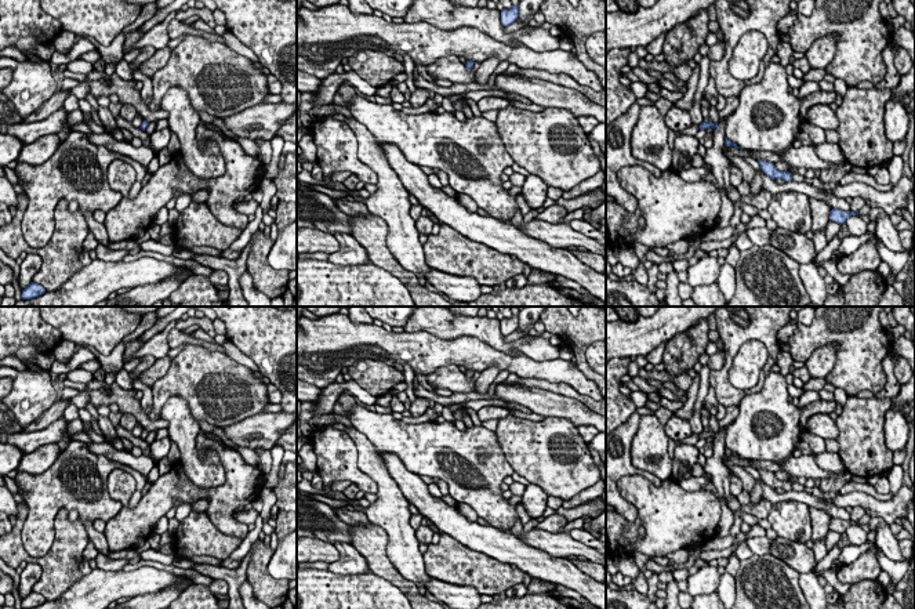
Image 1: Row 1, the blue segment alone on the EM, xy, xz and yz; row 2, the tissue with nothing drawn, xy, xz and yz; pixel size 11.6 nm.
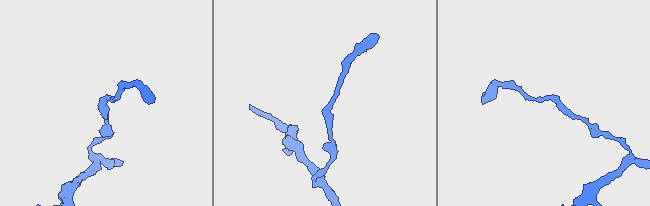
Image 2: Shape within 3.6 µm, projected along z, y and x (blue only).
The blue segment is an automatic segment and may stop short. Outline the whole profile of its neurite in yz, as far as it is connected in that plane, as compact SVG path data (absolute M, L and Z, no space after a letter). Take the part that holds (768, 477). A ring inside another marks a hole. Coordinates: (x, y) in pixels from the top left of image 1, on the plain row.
M758 468L759 474L760 474L760 478L762 481L770 486L771 489L777 489L777 487L781 487L784 489L785 492L789 492L792 490L792 483L789 481L778 481L774 475L774 472L771 471L763 471L760 468Z

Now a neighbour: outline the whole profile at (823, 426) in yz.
M814 414L805 424L805 429L825 439L836 439L839 428L829 414Z

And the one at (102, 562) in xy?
M98 552L95 562L98 569L102 569L106 572L119 572L119 570L123 570L123 568L127 563L130 563L130 559L110 559Z

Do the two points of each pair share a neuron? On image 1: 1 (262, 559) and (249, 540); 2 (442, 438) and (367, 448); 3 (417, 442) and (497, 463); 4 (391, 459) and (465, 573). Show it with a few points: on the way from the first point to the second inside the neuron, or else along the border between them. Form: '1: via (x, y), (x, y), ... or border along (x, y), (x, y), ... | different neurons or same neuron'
1: border along (258, 537), (249, 551) | different neurons
2: border along (353, 427), (377, 448) | different neurons
3: via (436, 449), (453, 449), (478, 466) | same neuron
4: border along (440, 532), (469, 548) | different neurons

